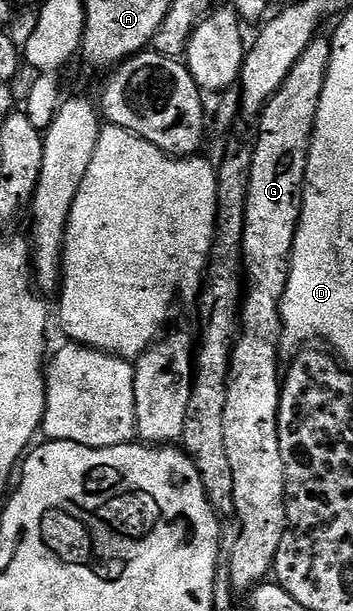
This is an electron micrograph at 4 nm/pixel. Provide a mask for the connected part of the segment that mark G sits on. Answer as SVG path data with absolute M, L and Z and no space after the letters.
M318 37L303 49L295 69L287 73L280 89L267 101L257 123L257 139L253 143L251 181L247 185L245 228L241 242L243 260L243 298L239 312L239 334L233 344L233 359L229 363L227 409L223 409L223 442L227 445L227 461L231 463L233 478L233 515L241 532L233 543L233 552L227 555L231 581L238 592L248 592L272 572L275 553L286 529L285 478L283 461L279 457L277 418L281 400L282 368L277 368L277 342L281 339L283 300L289 284L289 264L293 262L295 233L301 220L301 203L305 200L305 174L309 164L309 150L313 140L313 126L323 97L323 85L333 56L333 45L328 38Z

